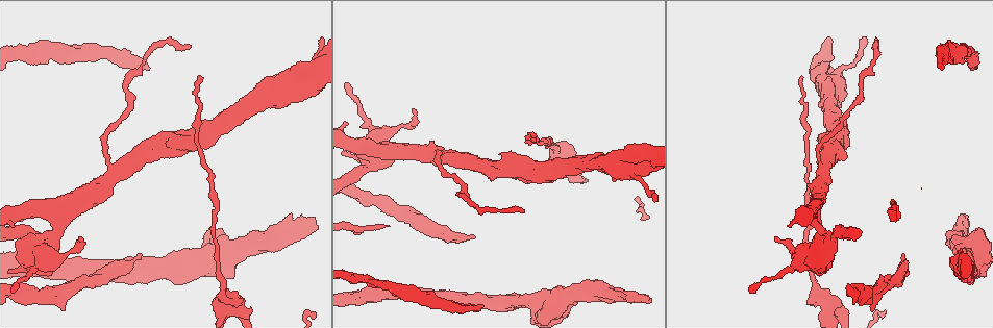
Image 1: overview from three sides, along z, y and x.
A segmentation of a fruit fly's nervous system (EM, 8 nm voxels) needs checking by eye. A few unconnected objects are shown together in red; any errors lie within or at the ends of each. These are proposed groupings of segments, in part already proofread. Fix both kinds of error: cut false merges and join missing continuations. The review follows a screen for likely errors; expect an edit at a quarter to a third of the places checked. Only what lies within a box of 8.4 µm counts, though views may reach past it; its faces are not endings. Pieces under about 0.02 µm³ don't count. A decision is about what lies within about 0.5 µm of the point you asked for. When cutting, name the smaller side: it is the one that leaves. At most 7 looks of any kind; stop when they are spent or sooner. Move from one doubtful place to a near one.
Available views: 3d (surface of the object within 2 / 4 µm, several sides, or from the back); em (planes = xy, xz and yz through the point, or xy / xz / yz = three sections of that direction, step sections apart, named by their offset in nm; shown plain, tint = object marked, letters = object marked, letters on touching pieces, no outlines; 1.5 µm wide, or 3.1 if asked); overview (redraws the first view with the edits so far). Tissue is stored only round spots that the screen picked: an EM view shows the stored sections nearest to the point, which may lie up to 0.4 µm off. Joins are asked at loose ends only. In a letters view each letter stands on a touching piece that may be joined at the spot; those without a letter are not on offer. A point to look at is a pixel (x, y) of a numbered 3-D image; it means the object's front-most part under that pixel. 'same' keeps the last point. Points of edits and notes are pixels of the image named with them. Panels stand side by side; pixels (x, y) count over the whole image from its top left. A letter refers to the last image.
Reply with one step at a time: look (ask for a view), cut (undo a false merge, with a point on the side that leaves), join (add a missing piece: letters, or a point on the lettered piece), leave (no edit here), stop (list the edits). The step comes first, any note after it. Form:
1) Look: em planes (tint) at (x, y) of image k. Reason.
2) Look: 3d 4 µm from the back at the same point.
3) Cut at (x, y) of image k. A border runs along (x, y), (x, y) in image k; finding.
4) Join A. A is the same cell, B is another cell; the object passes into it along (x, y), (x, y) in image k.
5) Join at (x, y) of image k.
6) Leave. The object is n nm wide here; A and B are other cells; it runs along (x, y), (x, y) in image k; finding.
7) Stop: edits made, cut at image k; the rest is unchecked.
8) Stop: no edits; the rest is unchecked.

Look: em 3.1 µm planes (plain) at (200, 75) of image 1.

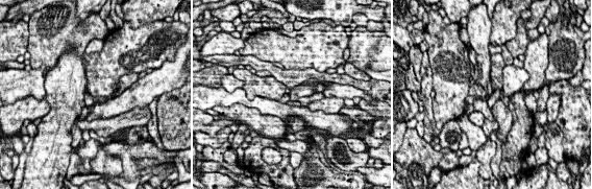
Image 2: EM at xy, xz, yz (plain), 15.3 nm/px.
Look: em 3.1 µm planes (letters) at the same point. What lies round it.

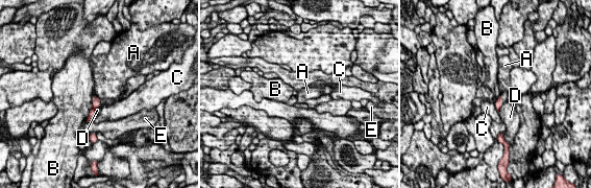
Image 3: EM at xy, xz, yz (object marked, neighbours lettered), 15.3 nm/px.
Leave. The object is 120 nm wide here; the longest contact is with B, 260 nm; A, B, C, D and E are other cells; no lettered piece goes on from it.

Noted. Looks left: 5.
Look: em planes (letters) at (380, 161) of image 1. Arms part here.

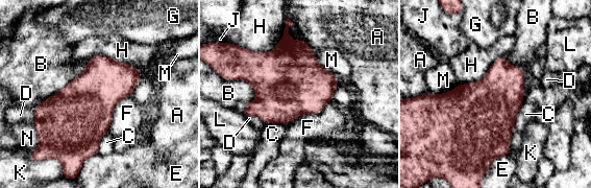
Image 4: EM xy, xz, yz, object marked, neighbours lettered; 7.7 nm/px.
Leave. The object is 440 nm wide here; A, B, C, D, E, F, G, H, J, K, L, M and N are other cells; a border runs along (330, 100), (287, 123) in image 4; all the same neuron.

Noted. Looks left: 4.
Look: em planes (letters) at (903, 254) of image 1. Free end.

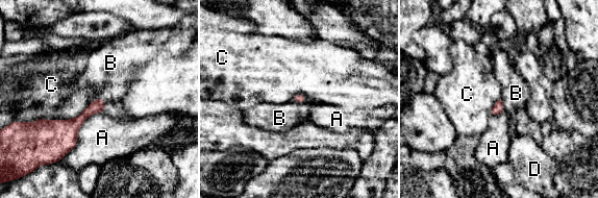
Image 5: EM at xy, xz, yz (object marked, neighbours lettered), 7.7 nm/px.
Join B. B is the same cell, A, C and D are other cells; the object passes into it along (299, 98), (298, 102), (279, 118) in image 5; the neuron continues.

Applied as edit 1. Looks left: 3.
Stop: edits made, join at image 5; the rest is unchecked.

